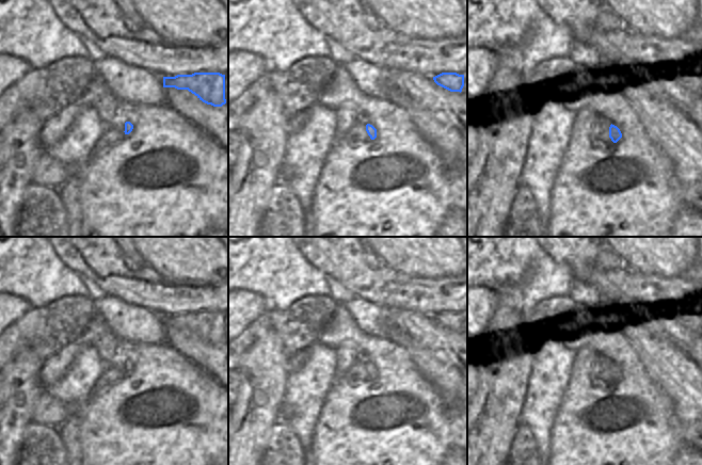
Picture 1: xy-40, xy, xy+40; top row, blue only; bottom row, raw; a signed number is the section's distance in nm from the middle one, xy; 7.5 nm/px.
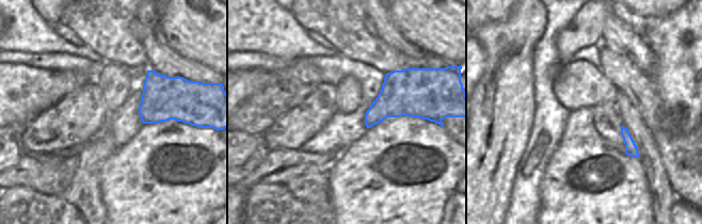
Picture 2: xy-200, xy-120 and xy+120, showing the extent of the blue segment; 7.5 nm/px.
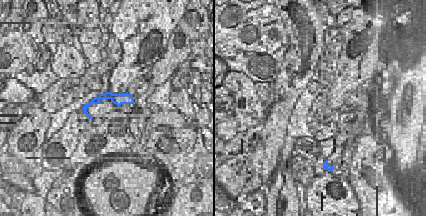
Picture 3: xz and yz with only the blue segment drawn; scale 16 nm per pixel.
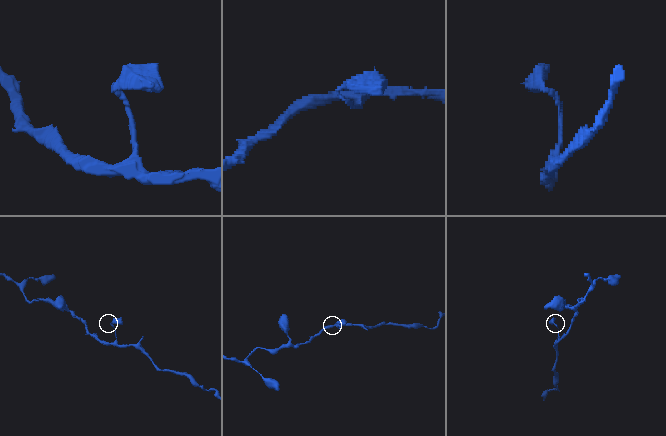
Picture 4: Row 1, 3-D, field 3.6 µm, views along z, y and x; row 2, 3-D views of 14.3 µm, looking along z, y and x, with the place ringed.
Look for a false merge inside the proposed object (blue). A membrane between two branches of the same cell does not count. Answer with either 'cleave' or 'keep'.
keep

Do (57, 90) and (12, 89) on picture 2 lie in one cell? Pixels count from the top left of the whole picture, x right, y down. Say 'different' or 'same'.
same

